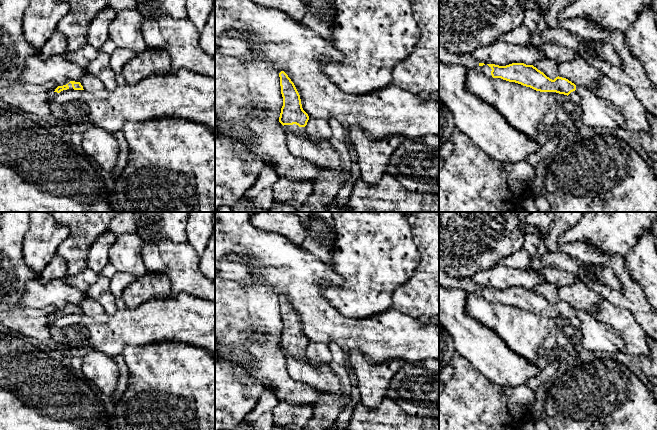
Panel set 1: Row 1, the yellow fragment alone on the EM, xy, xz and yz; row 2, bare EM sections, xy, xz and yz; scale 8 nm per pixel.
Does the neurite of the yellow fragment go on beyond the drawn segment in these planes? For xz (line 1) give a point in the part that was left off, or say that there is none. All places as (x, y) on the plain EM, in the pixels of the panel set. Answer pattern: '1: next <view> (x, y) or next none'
1: next xz (294, 352)

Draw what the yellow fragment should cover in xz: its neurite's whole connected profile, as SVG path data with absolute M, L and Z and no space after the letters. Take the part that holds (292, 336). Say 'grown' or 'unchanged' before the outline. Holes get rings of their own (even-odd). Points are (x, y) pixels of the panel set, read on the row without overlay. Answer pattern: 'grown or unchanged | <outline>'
grown | M284 295L279 297L279 301L283 321L279 346L283 349L284 356L294 356L309 360L305 354L309 340L302 332L300 319L294 307Z

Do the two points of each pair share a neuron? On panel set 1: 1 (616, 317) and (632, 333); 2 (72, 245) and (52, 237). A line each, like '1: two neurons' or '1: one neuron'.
1: one neuron
2: two neurons

